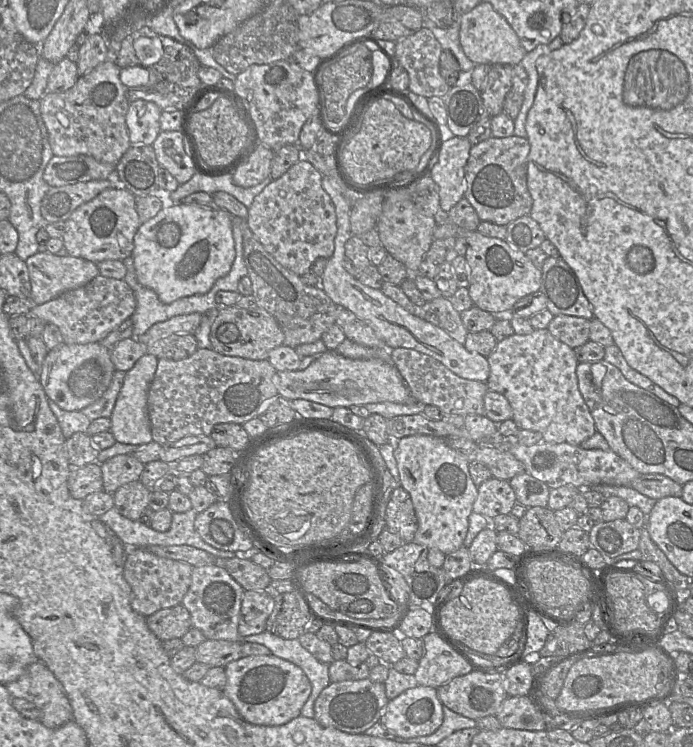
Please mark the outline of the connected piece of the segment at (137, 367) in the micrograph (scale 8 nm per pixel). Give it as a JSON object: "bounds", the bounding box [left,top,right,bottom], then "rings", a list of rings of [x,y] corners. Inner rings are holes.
{"bounds":[110,353,158,445],"rings":[[[145,353],[136,361],[134,366],[126,372],[110,417],[110,432],[117,442],[141,445],[153,441],[148,418],[147,397],[150,384],[157,369],[158,360],[157,357]]]}

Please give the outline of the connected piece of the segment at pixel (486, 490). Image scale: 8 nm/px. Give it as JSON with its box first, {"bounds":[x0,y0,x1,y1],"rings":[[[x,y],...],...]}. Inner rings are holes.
{"bounds":[473,477,516,519],"rings":[[[491,477],[478,486],[473,512],[493,519],[498,515],[510,514],[516,503],[515,492],[509,481]]]}

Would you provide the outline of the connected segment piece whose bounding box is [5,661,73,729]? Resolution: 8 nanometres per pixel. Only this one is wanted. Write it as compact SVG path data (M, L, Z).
M41 661L30 664L23 675L5 687L12 697L33 703L40 711L39 721L47 728L56 729L73 719L61 683Z

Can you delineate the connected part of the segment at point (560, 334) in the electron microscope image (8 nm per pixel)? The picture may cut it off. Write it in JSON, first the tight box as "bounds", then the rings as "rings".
{"bounds":[547,315,590,349],"rings":[[[557,315],[553,317],[547,329],[556,339],[574,349],[589,340],[590,320],[577,316]]]}

